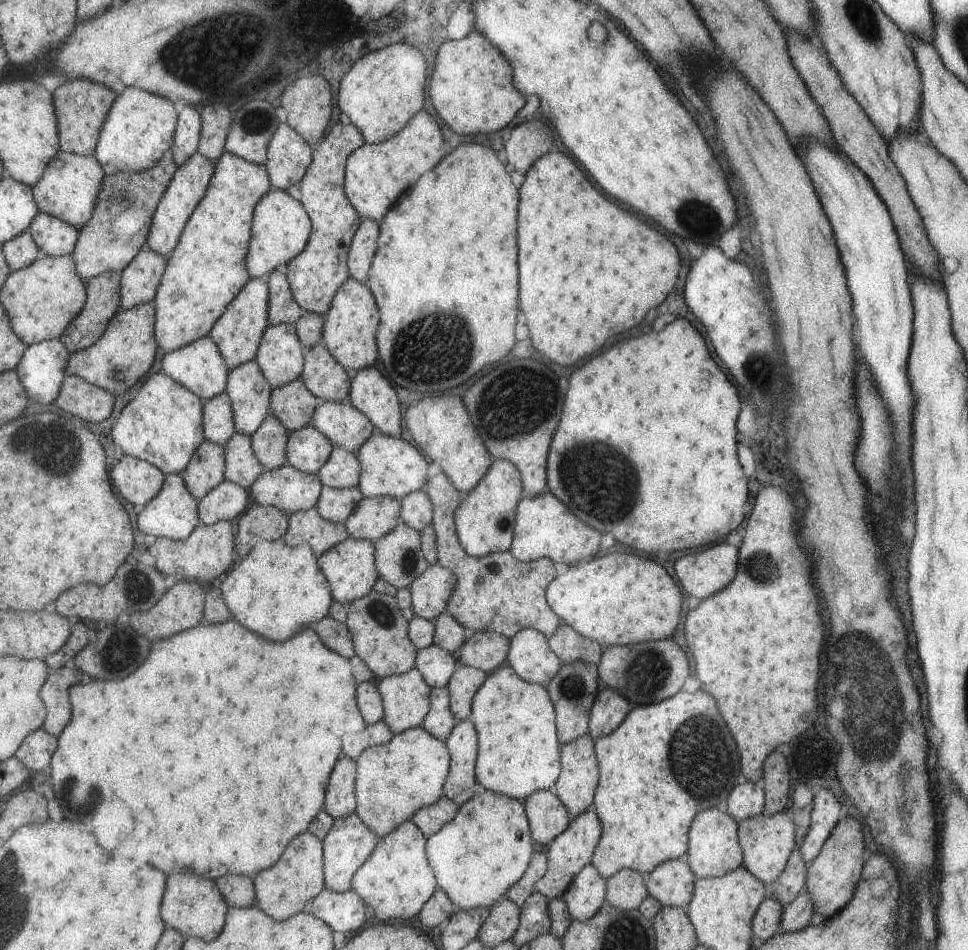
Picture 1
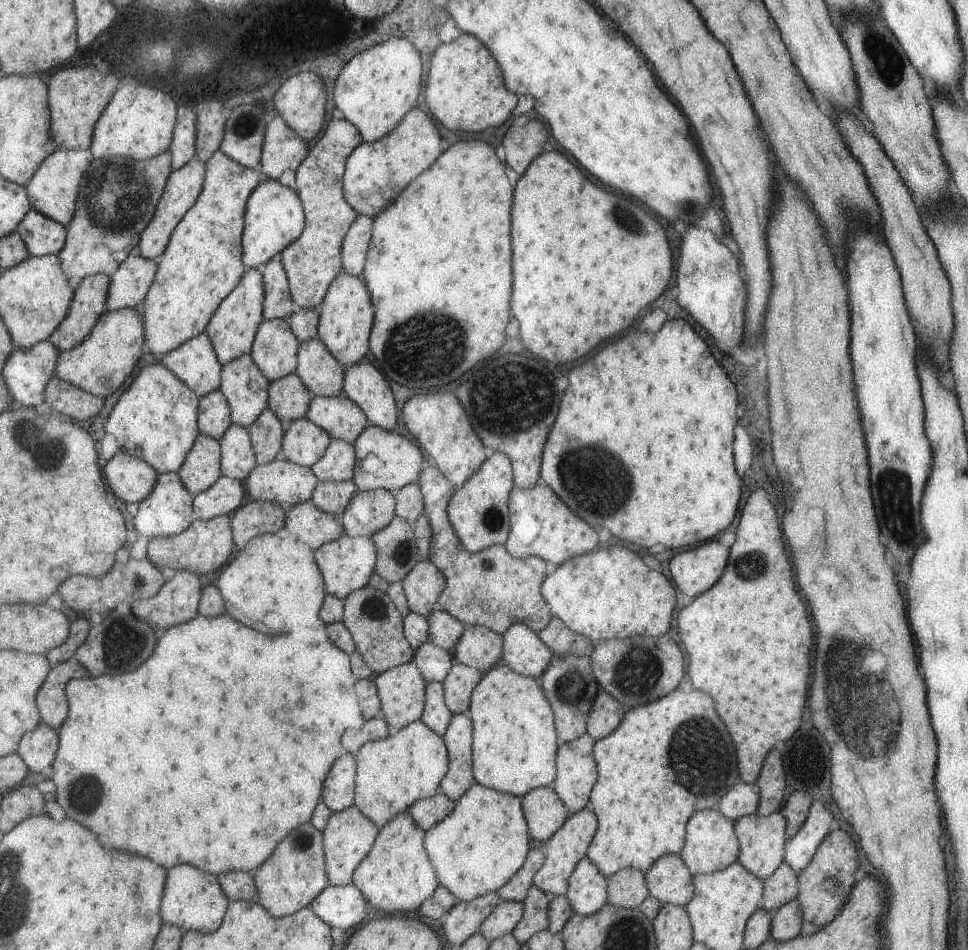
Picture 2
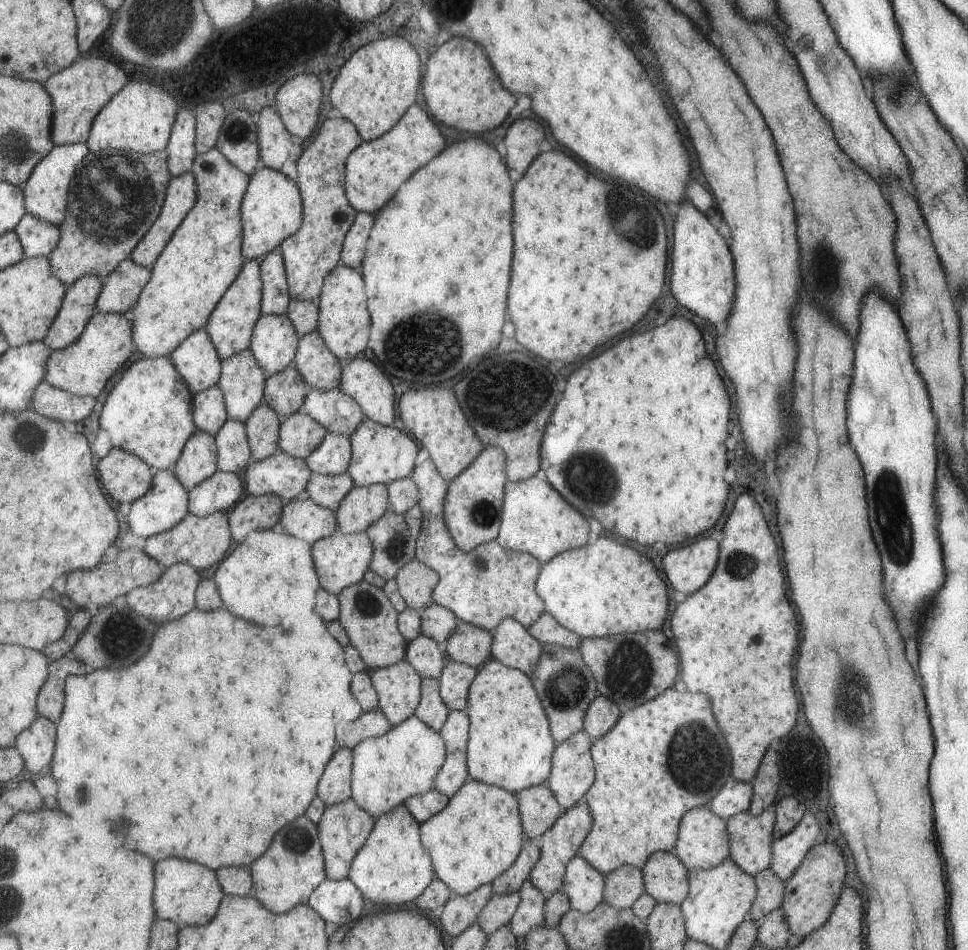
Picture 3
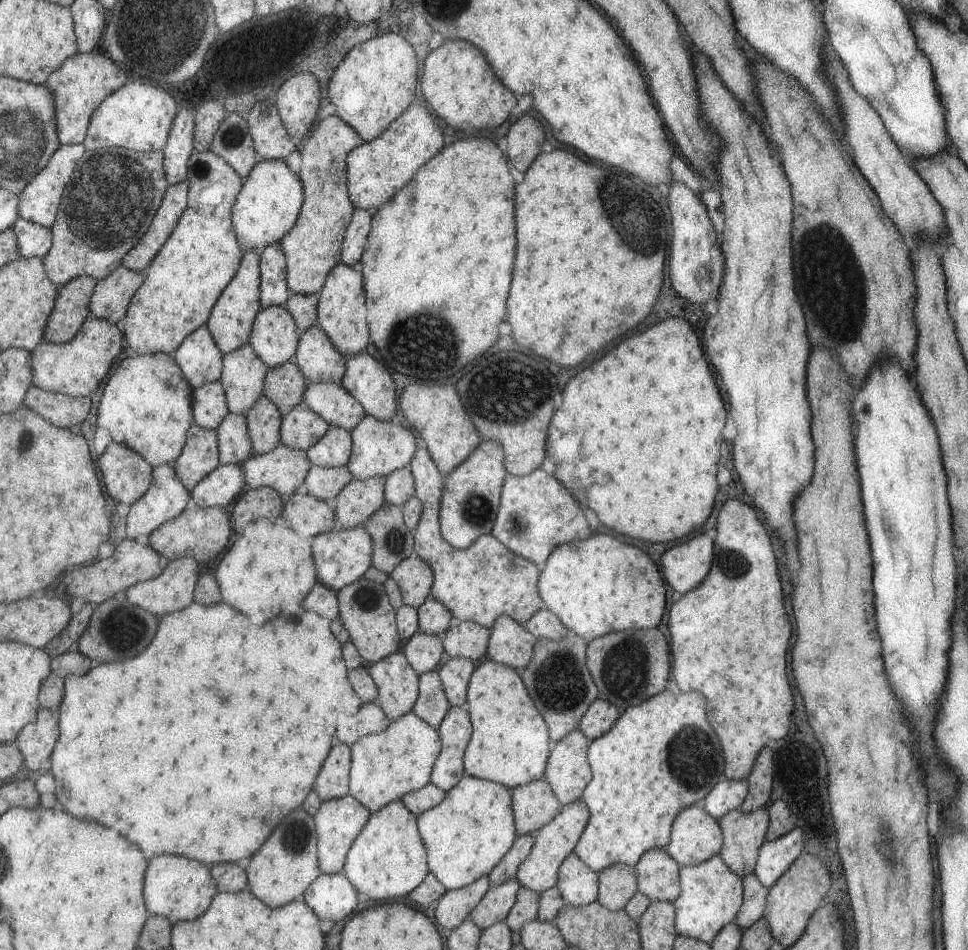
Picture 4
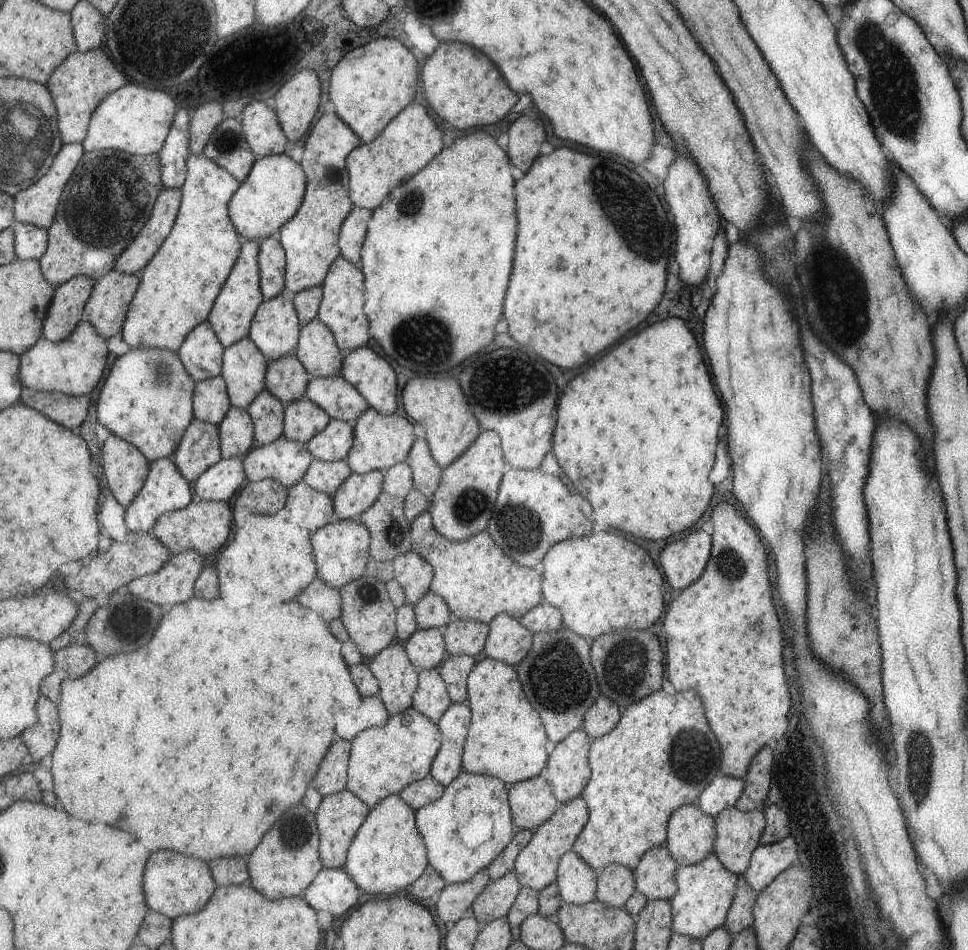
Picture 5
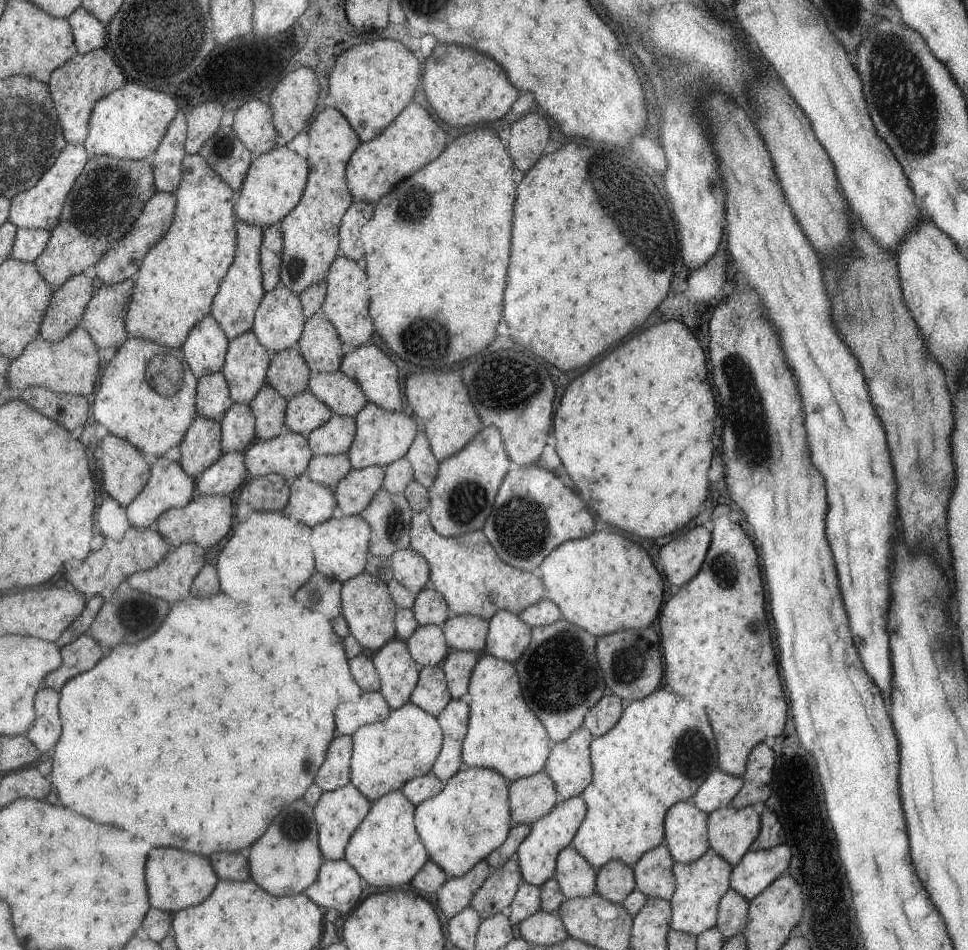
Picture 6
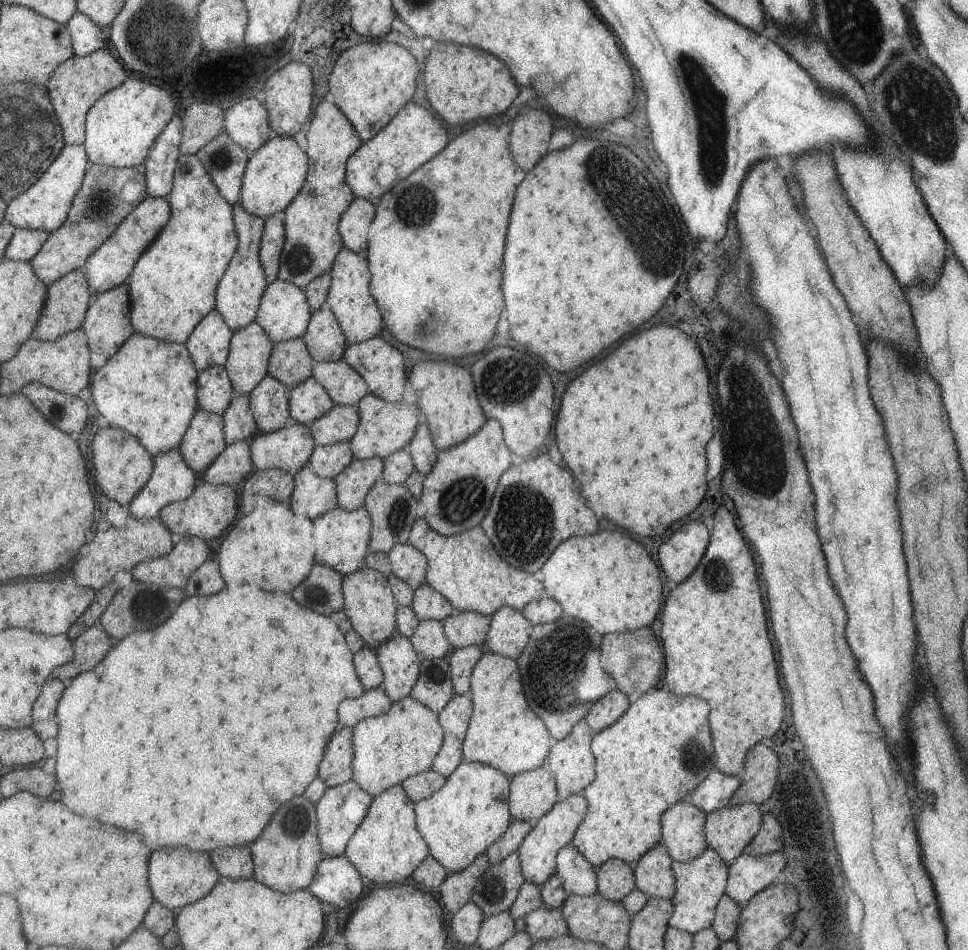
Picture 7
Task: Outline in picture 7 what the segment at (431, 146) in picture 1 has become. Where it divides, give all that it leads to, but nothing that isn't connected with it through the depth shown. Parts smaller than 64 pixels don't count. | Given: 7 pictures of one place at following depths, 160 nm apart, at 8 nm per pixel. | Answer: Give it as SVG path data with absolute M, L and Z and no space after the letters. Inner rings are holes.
M406 102L393 118L373 138L362 141L347 159L345 182L354 197L376 201L402 178L441 152L447 141L447 132L421 105Z

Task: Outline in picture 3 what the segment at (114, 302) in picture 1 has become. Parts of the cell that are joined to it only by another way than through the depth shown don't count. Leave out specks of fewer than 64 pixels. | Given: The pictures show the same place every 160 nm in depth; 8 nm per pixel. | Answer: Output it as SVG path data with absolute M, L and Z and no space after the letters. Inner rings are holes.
M93 275L82 276L70 284L64 292L61 308L43 337L45 346L54 351L65 348L79 338L87 321L97 310L96 298L101 287L102 280Z

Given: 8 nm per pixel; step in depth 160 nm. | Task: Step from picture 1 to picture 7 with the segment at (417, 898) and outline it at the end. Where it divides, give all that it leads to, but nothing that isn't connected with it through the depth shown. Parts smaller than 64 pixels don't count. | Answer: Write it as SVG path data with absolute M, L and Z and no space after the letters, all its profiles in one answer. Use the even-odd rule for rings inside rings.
M401 785L386 788L383 792L372 797L369 808L363 820L357 826L356 831L347 841L344 855L361 875L375 882L377 886L389 886L398 884L409 876L414 868L427 856L428 848L425 841L418 833L415 824L414 802L407 798Z

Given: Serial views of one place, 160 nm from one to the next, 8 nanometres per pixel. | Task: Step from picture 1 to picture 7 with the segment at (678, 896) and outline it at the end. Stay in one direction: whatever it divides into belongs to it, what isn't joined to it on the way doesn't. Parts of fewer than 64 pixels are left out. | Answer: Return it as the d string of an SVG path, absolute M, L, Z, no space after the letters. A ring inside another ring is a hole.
M662 844L650 848L633 866L636 889L648 897L670 900L676 887L671 863L671 857Z

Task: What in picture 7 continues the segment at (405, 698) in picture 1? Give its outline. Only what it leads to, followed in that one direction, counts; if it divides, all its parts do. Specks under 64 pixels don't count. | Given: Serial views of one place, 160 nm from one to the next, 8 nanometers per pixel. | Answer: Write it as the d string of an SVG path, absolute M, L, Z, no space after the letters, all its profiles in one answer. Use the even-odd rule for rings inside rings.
M395 633L377 646L375 653L383 677L381 688L388 699L397 702L410 696L420 665L410 640Z

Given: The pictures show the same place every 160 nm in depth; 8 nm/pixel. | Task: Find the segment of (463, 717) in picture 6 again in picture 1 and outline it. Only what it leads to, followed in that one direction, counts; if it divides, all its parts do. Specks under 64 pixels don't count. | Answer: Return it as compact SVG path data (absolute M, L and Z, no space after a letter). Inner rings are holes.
M470 720L456 721L444 743L450 754L450 763L442 796L461 806L475 795L477 735L473 723Z

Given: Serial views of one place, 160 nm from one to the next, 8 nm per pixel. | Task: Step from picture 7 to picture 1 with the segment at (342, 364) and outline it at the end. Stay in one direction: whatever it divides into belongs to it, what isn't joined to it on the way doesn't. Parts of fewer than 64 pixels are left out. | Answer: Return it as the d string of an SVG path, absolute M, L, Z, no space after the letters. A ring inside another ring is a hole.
M322 401L314 408L309 426L326 436L333 447L343 447L353 454L375 432L371 422L348 401Z

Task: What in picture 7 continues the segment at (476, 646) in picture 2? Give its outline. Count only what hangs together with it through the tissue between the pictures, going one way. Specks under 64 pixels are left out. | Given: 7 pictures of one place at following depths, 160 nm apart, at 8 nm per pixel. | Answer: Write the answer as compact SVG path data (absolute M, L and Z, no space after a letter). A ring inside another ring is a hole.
M458 611L457 614L444 618L441 623L452 650L469 645L484 648L490 615Z

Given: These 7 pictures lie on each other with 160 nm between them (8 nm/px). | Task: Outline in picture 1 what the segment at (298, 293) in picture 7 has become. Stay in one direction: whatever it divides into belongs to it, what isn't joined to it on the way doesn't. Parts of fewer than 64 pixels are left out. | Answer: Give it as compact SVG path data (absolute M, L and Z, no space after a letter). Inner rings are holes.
M267 325L254 360L272 389L299 378L304 363L303 351L294 325Z

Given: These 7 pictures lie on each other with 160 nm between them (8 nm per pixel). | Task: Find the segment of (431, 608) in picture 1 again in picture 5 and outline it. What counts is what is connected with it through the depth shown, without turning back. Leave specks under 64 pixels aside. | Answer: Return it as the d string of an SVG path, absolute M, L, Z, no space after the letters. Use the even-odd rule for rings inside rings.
M405 552L392 561L393 579L401 586L406 604L415 604L428 592L432 580L432 568L415 552Z

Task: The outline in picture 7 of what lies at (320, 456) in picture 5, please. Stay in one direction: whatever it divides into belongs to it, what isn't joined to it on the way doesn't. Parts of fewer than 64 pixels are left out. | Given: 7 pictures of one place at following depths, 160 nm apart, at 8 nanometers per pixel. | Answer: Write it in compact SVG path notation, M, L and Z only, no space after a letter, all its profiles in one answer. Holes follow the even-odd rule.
M333 405L329 412L308 425L315 445L347 441L355 434L359 419L355 407Z

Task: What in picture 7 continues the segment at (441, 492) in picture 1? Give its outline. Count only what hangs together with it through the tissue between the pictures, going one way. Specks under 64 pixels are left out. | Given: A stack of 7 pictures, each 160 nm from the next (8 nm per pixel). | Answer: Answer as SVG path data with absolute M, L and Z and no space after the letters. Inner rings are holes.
M423 420L417 425L406 450L411 455L414 470L424 476L429 474L435 464L437 450L433 446L429 427ZM423 517L413 521L408 543L425 555L426 583L458 611L492 615L502 606L520 611L532 600L547 598L542 582L527 571L509 566L493 548L480 525L462 533L441 536L429 528Z

